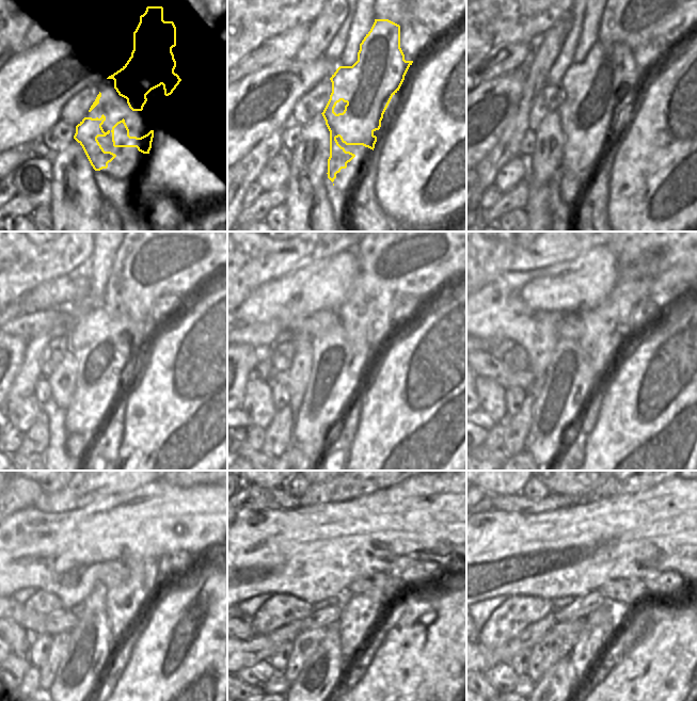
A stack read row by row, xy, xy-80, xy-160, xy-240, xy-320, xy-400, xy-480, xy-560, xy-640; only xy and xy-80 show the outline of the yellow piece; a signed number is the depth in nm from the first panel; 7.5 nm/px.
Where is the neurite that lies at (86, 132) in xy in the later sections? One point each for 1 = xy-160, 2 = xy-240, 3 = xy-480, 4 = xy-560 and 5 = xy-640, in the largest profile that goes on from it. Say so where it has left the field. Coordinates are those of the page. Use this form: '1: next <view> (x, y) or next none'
1: next xy-160 (608, 73)
2: next xy-240 (100, 381)
3: next xy-480 (91, 641)
4: next xy-560 (322, 672)
5: next xy-640 (556, 687)

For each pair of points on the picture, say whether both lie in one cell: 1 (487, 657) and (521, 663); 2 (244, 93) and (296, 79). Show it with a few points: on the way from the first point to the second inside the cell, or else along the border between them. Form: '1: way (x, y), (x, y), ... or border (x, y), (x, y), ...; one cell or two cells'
1: border (532, 649), (525, 649), (508, 660); two cells
2: way (257, 93), (270, 93), (283, 83); one cell

